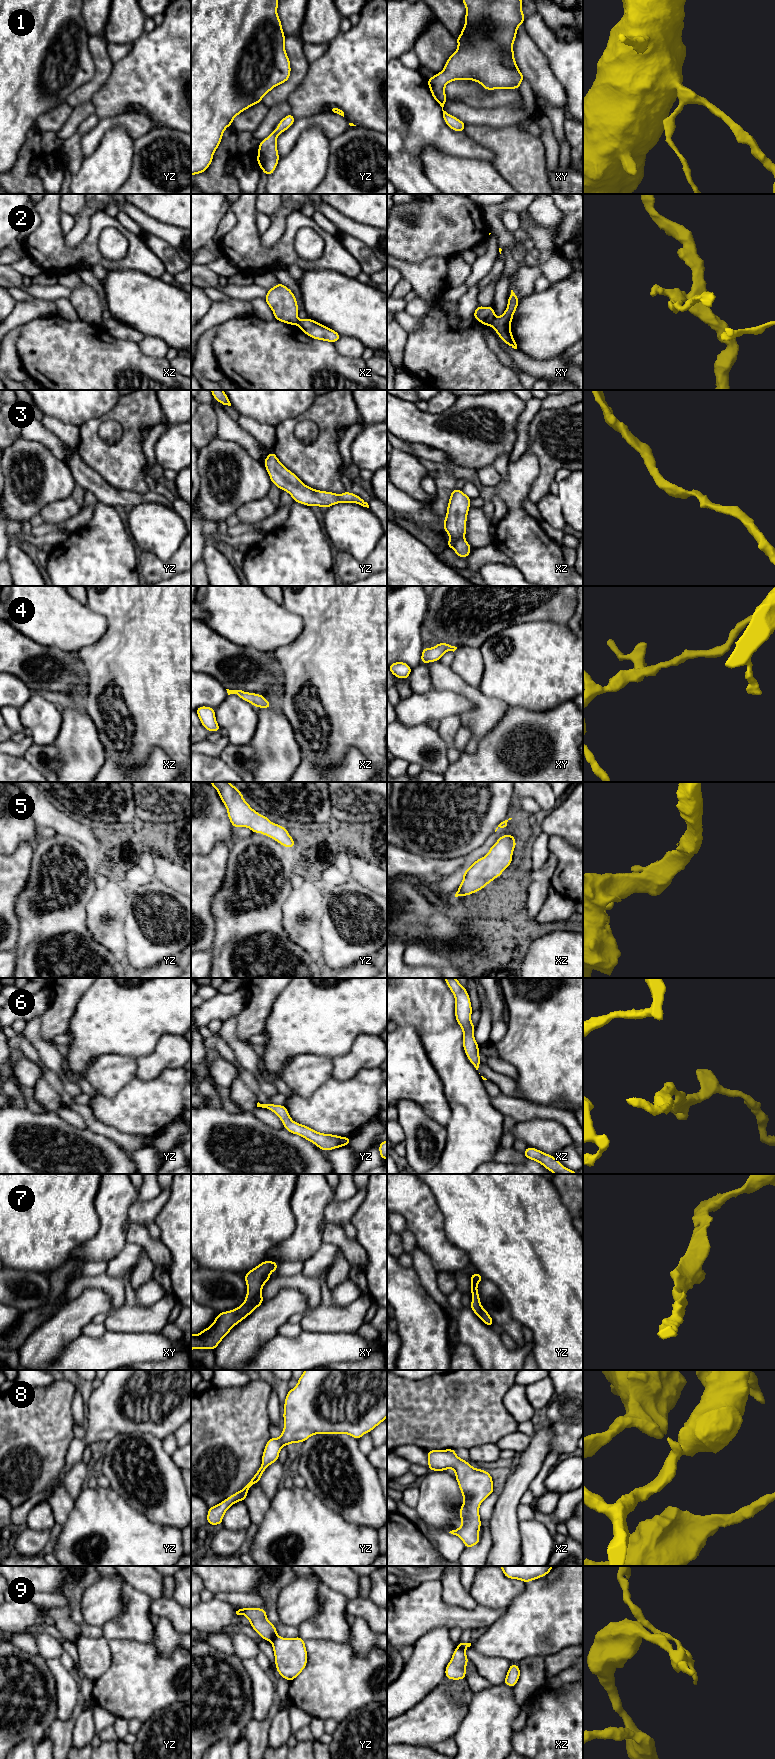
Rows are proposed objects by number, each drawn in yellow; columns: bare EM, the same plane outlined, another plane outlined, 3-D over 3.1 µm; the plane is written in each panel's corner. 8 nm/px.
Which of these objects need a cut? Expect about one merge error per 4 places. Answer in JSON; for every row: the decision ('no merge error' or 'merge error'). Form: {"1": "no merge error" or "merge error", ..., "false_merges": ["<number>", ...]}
{"1": "no merge error", "2": "merge error", "3": "no merge error", "4": "no merge error", "5": "no merge error", "6": "no merge error", "7": "no merge error", "8": "no merge error", "9": "merge error", "false_merges": ["2", "9"]}

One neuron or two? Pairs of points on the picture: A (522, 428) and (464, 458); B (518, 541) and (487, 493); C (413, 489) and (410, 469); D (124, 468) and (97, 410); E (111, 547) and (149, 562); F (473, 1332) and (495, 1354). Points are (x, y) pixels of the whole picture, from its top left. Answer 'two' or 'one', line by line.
A: two
B: two
C: one
D: two
E: two
F: one

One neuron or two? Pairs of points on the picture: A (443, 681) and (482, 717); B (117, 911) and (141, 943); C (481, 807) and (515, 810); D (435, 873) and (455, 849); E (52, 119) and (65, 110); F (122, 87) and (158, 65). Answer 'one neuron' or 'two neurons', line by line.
A: one neuron
B: two neurons
C: two neurons
D: two neurons
E: one neuron
F: one neuron

